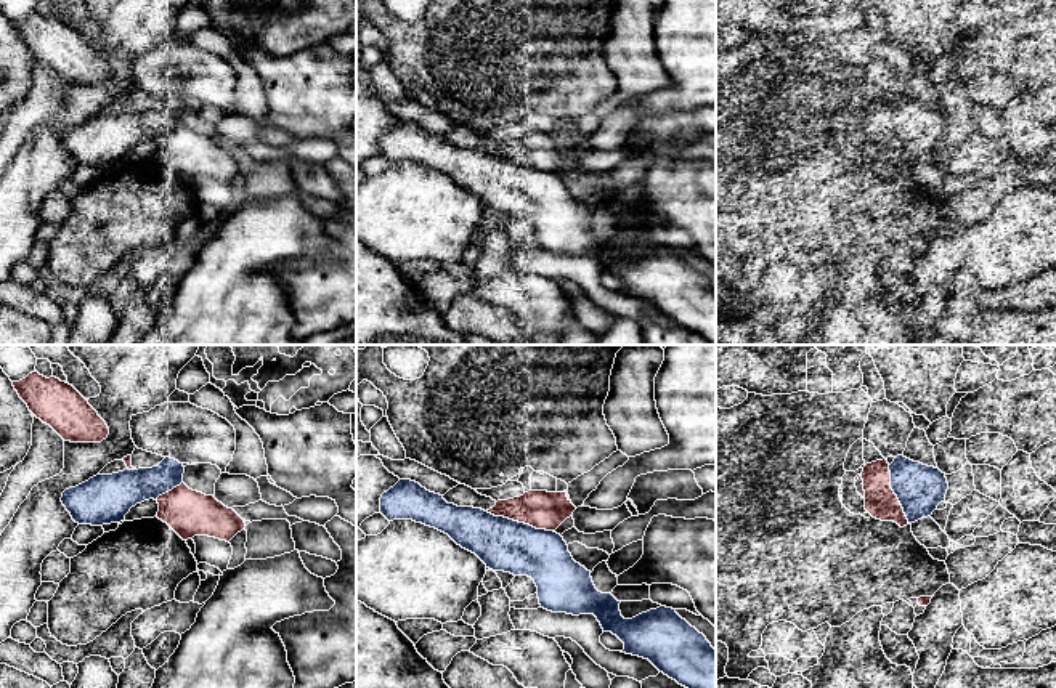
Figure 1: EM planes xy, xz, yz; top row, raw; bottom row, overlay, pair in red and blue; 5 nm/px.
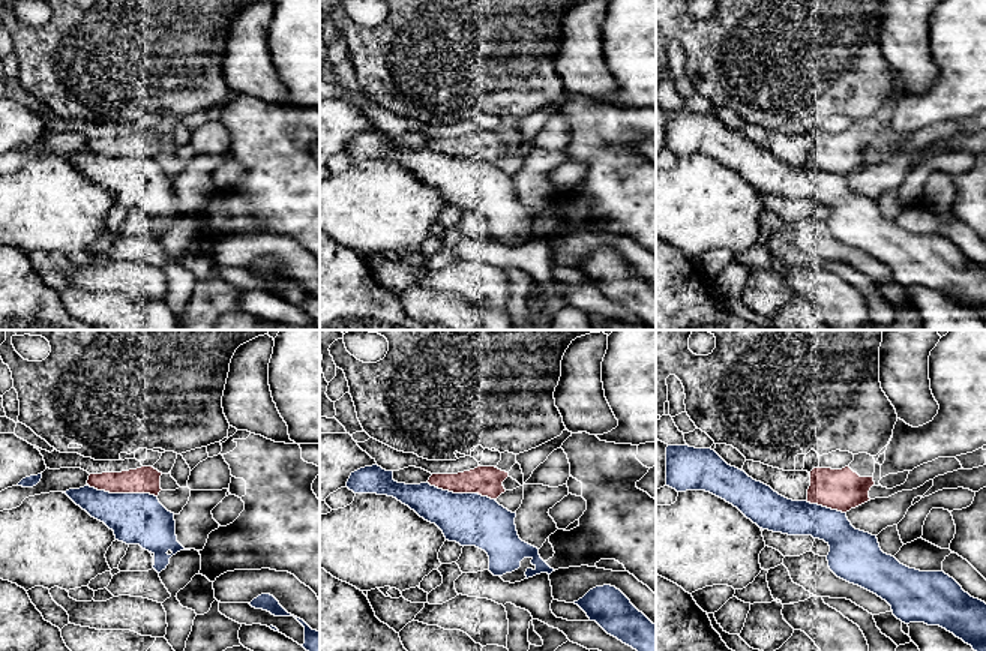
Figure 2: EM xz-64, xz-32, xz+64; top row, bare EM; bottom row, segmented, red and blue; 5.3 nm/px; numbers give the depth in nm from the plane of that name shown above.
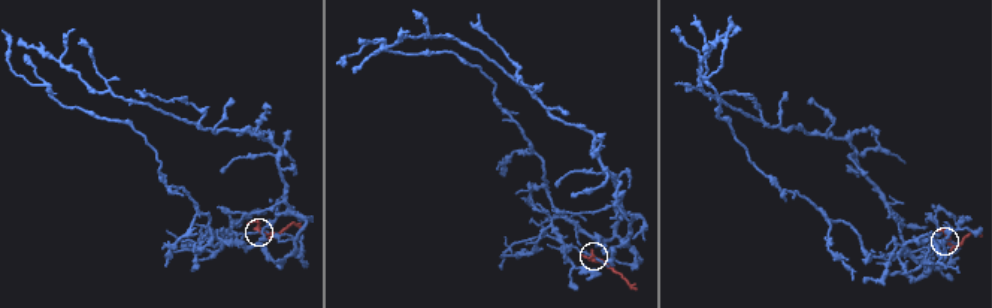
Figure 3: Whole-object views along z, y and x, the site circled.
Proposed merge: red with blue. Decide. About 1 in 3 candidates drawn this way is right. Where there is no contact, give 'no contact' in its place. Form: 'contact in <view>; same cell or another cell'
contact in xz; another cell

